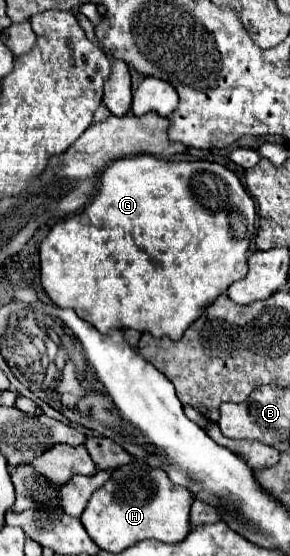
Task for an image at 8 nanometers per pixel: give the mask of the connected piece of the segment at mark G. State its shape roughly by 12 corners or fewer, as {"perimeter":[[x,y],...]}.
{"perimeter":[[119,158],[39,246],[53,304],[179,340],[247,274],[255,200]]}

